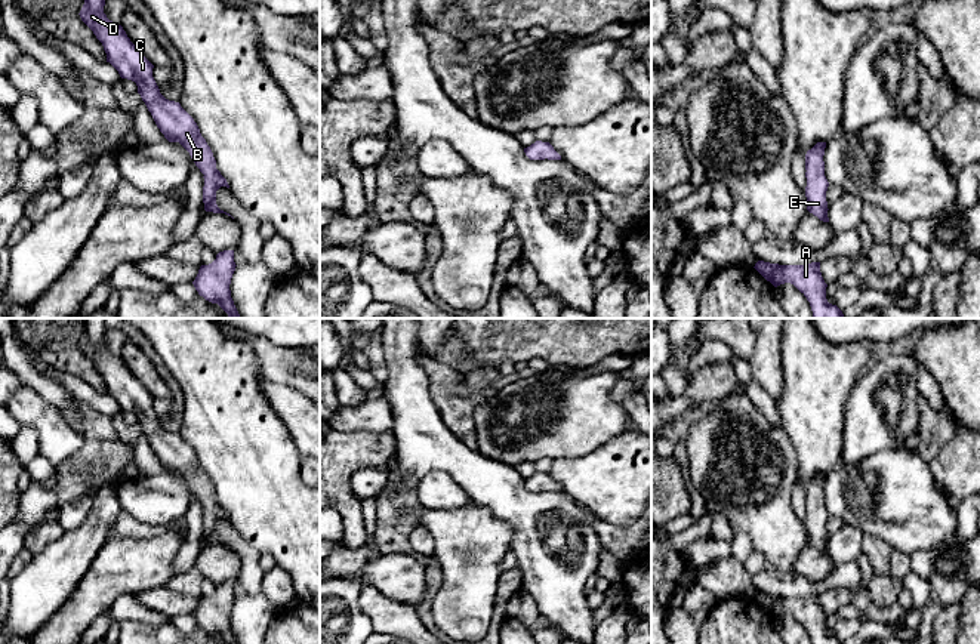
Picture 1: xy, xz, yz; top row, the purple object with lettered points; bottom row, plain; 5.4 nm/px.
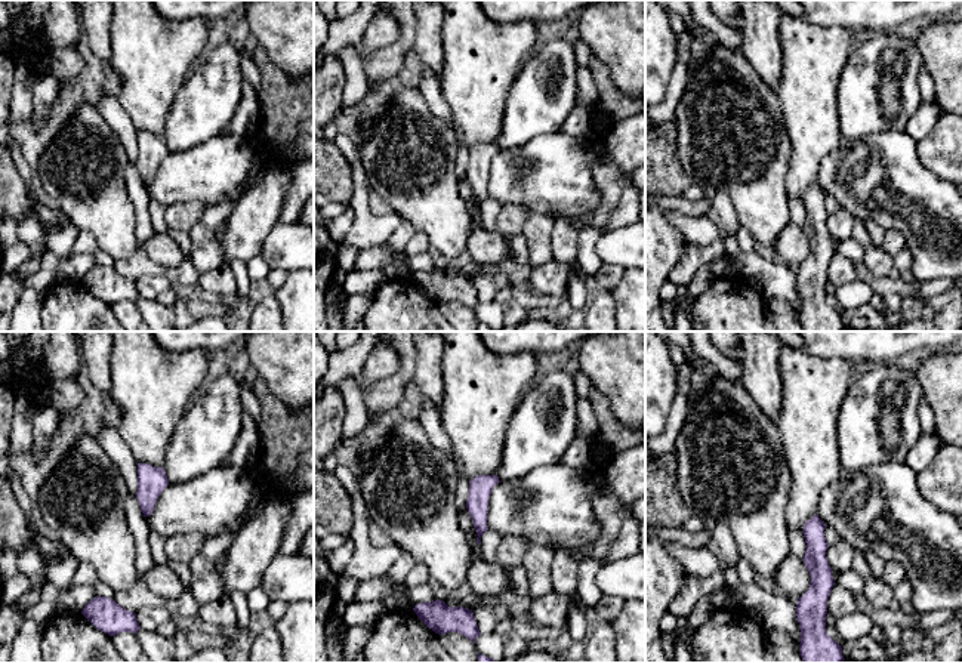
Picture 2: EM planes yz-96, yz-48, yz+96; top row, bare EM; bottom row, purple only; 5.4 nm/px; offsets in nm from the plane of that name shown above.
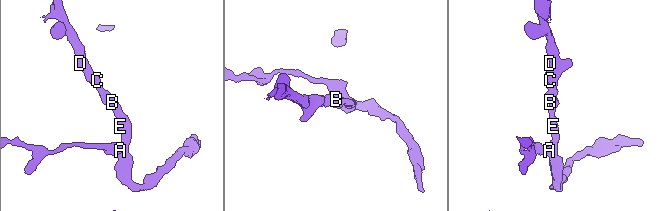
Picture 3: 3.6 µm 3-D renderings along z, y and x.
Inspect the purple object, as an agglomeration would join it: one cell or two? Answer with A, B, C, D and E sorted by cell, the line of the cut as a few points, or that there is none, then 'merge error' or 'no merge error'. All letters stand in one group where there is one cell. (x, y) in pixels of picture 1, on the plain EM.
A B C D E; no cut; no merge error

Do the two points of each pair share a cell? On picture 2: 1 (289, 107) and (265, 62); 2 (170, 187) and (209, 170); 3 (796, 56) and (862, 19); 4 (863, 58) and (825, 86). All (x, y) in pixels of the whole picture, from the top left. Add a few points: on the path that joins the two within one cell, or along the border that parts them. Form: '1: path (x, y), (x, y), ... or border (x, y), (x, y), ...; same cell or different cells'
1: path (278, 96), (270, 73); same cell
2: path (179, 178), (200, 173); same cell
3: border (811, 22), (820, 27), (844, 27), (856, 33); different cells
4: border (854, 48), (839, 76), (836, 91), (838, 111); different cells

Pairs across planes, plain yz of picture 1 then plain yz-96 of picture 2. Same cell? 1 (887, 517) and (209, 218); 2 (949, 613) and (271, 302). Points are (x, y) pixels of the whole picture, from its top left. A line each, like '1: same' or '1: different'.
1: different
2: same

